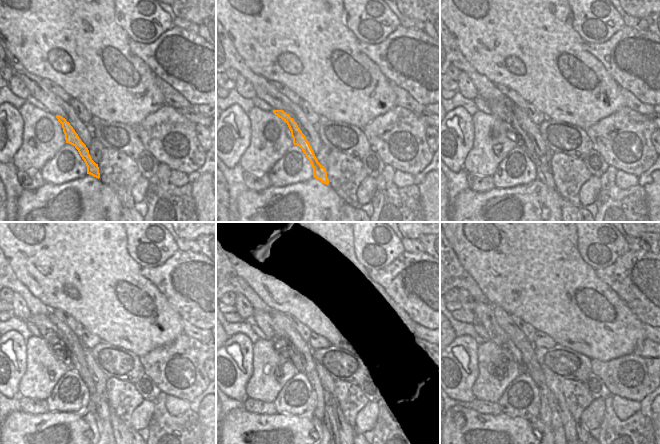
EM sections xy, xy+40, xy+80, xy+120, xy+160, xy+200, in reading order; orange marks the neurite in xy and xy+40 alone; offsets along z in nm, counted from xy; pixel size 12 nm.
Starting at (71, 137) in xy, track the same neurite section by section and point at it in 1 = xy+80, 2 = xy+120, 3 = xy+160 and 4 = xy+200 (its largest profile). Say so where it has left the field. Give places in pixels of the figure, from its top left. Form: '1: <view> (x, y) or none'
1: xy+80 (498, 109)
2: xy+120 (58, 343)
3: xy+160 (279, 340)
4: xy+200 (484, 312)

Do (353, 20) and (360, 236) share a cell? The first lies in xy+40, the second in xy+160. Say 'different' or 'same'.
same

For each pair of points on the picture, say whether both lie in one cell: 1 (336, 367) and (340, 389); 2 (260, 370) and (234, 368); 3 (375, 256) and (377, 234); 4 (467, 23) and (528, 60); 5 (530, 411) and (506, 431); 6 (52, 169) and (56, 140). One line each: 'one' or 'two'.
1: two
2: two
3: one
4: one
5: two
6: two

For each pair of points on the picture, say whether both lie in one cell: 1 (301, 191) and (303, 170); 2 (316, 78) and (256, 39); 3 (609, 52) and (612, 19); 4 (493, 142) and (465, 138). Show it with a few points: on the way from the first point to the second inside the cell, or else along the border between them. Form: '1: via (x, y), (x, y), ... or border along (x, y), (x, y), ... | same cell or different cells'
1: border along (313, 176), (305, 181), (298, 181), (279, 187) | different cells
2: via (301, 63), (292, 54), (286, 53), (271, 39) | same cell
3: border along (624, 24), (607, 40), (587, 44) | different cells
4: border along (472, 116), (473, 147), (465, 161) | different cells

